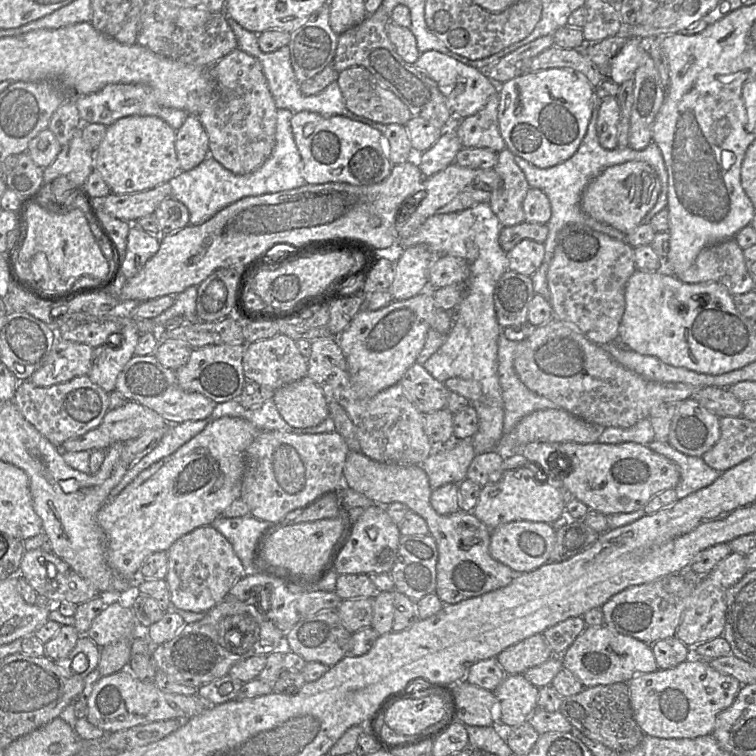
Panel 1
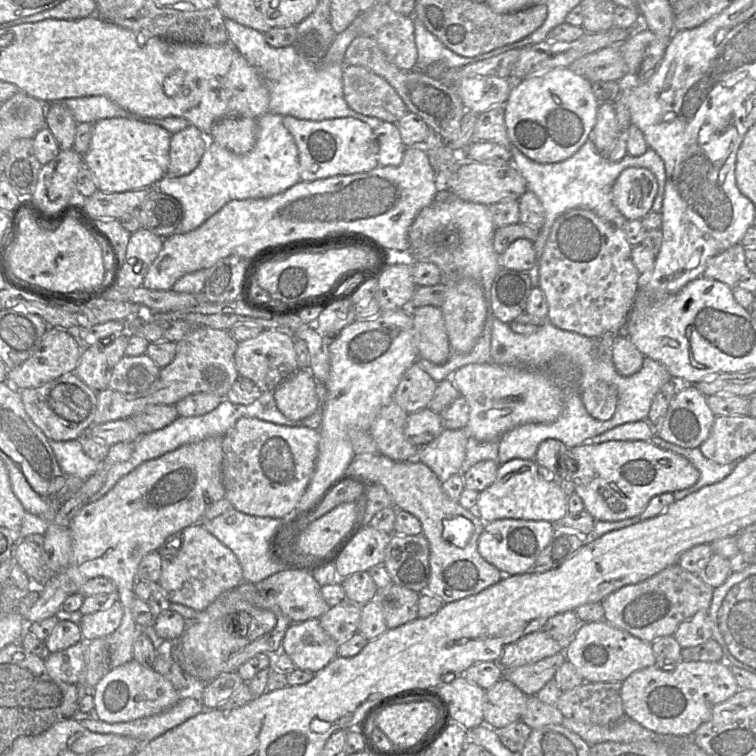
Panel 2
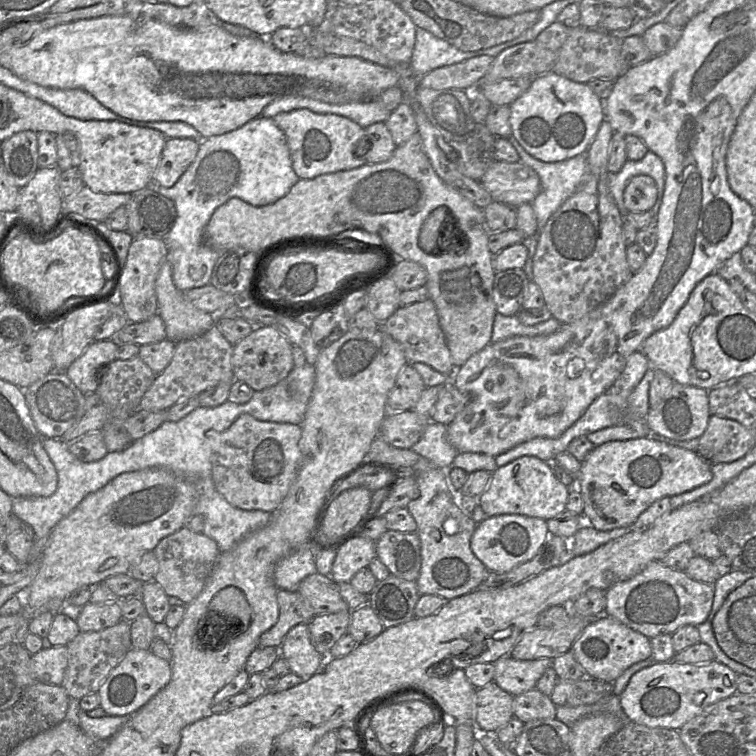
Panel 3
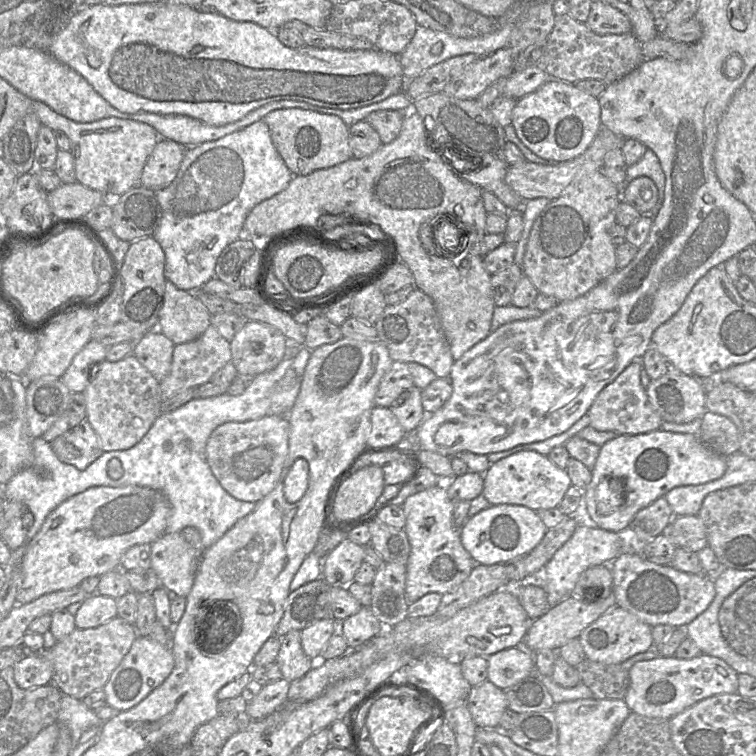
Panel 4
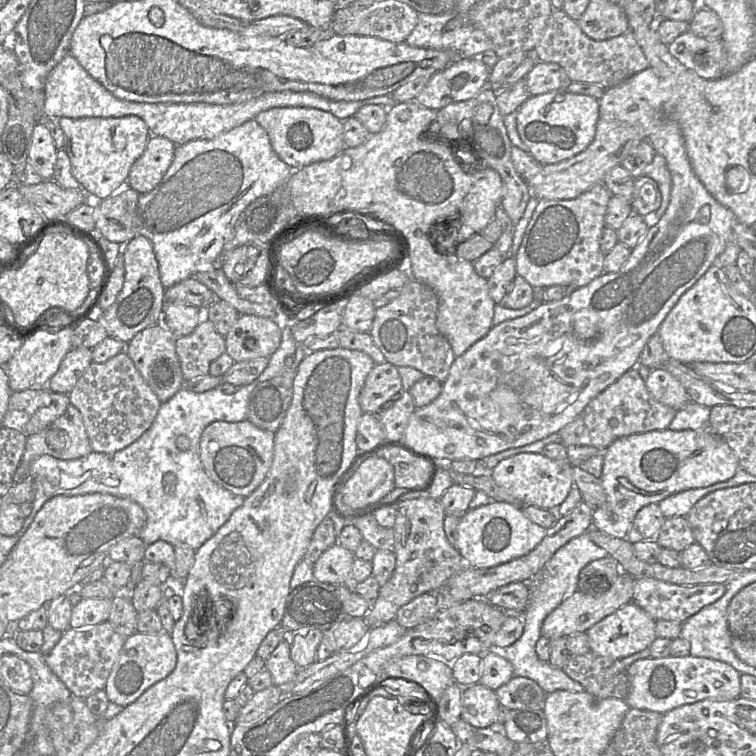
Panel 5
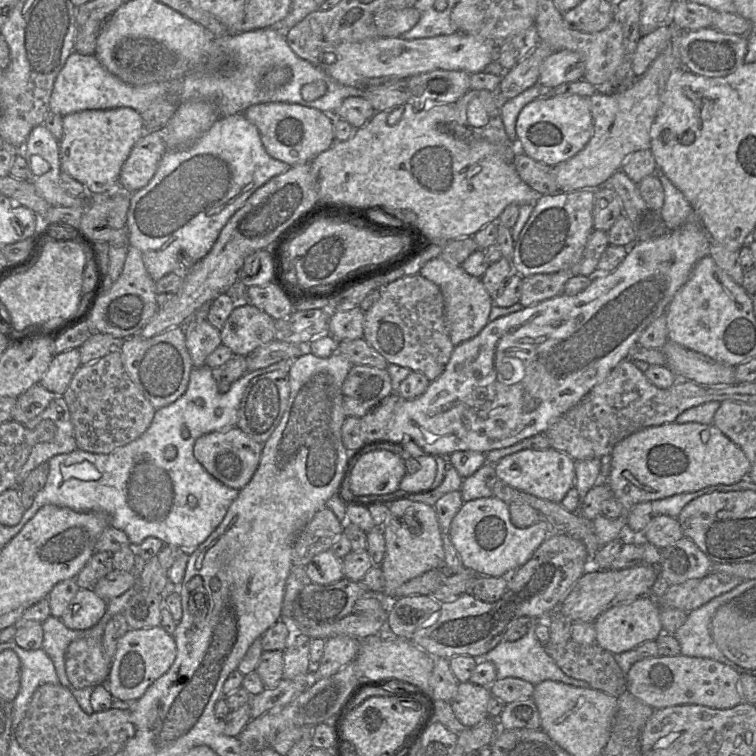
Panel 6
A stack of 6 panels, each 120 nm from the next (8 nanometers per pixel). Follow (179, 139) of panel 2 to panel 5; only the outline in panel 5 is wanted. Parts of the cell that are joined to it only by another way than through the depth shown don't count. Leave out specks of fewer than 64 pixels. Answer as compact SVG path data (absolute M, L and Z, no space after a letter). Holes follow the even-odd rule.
M151 135L142 155L133 163L127 184L139 194L152 191L174 159L176 145L164 137Z

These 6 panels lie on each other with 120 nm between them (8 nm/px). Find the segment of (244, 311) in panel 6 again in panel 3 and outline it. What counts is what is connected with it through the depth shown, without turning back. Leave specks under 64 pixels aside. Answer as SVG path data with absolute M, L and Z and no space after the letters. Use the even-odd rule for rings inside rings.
M254 326L248 336L234 345L231 366L234 379L245 382L254 391L262 391L284 380L293 369L292 344L274 326Z

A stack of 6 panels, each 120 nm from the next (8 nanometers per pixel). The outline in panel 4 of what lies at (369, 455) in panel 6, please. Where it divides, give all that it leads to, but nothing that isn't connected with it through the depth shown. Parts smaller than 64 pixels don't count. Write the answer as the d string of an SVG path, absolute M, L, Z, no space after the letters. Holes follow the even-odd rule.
M375 465L365 466L343 480L334 500L337 519L351 519L368 515L377 506L385 487L383 470Z

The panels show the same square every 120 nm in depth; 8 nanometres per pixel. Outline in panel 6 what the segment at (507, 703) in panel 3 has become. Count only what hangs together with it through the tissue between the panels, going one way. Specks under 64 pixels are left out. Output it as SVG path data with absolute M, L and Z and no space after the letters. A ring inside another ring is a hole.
M471 682L459 683L450 705L460 723L473 727L489 717L487 707L491 696L489 687Z

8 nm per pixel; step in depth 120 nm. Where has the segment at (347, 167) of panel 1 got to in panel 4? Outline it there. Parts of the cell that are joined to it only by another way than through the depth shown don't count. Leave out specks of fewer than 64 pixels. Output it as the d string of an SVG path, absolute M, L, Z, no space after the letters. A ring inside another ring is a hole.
M300 108L279 109L262 119L268 126L272 142L293 175L306 176L316 170L333 167L353 158L349 145L349 126L335 115Z

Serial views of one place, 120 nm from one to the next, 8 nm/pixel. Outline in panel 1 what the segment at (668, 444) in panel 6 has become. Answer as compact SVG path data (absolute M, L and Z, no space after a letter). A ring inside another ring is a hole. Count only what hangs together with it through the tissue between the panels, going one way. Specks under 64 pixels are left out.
M562 442L558 444L558 452L556 478L568 472L562 479L562 485L575 499L586 504L589 510L607 516L642 509L656 494L674 489L680 479L678 466L672 460L639 443Z

